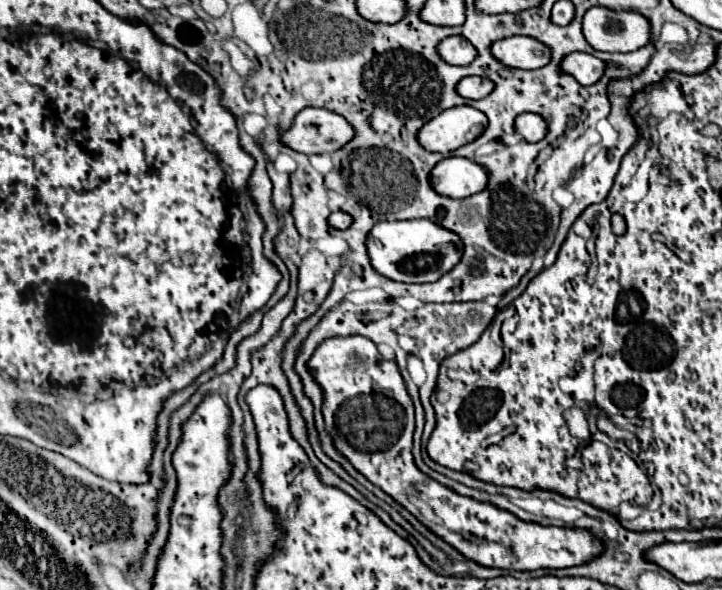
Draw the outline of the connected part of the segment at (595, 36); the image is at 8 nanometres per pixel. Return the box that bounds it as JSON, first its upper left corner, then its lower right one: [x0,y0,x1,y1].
[584,7,650,51]

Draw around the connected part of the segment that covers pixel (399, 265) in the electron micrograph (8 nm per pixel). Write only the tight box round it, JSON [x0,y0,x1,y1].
[368,219,462,283]

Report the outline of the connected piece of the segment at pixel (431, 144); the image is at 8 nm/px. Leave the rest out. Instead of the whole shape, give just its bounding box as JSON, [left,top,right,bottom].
[418,105,488,153]

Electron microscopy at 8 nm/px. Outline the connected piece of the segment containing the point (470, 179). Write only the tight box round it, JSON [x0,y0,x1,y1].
[432,157,490,199]

